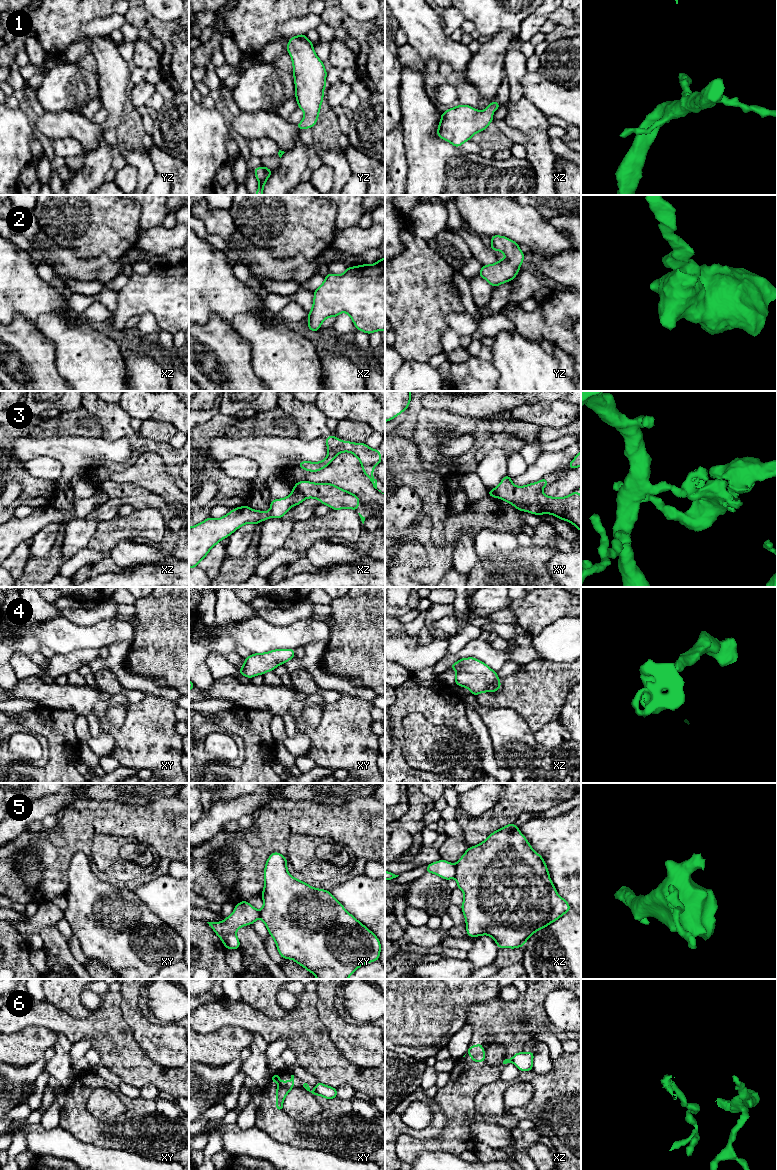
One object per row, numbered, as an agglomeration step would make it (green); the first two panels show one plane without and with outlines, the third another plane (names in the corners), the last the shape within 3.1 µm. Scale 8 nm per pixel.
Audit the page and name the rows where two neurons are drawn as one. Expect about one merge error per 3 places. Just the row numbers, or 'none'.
3, 5, 6

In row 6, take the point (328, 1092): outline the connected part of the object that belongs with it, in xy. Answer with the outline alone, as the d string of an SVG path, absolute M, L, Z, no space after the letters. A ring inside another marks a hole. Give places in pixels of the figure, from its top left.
M317 1082L315 1086L316 1092L327 1100L331 1100L337 1097L337 1089L331 1086Z

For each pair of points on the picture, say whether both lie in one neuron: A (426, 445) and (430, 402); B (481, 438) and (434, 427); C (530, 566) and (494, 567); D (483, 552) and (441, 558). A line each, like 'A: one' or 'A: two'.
A: two
B: one
C: one
D: two

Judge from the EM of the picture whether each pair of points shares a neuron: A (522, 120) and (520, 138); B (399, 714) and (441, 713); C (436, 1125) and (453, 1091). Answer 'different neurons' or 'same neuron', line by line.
A: different neurons
B: same neuron
C: different neurons

